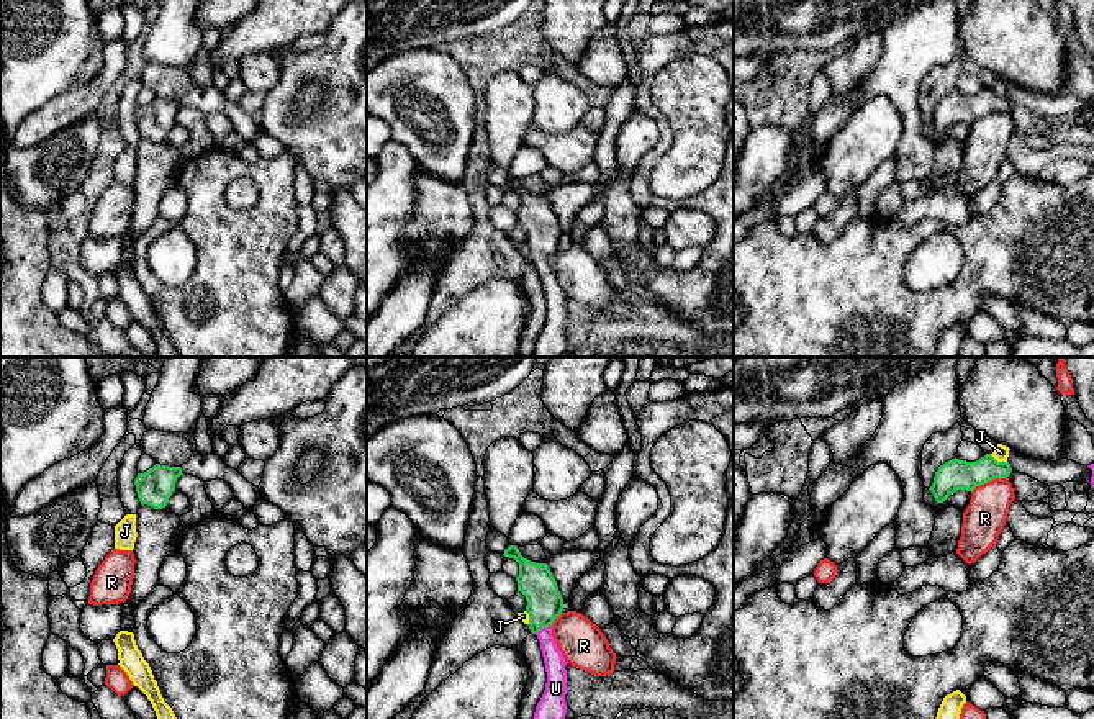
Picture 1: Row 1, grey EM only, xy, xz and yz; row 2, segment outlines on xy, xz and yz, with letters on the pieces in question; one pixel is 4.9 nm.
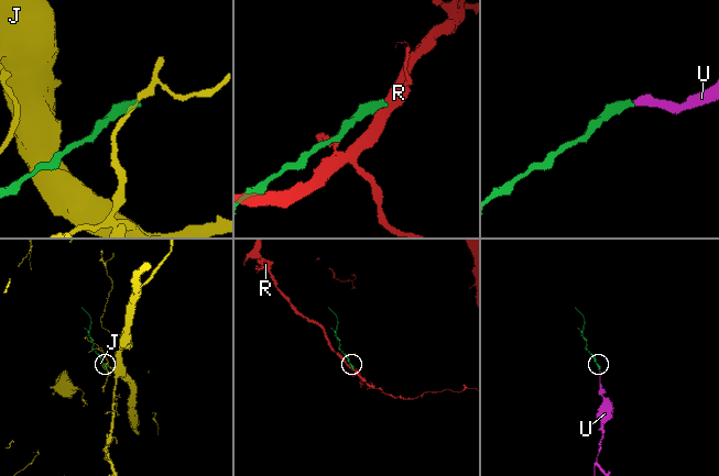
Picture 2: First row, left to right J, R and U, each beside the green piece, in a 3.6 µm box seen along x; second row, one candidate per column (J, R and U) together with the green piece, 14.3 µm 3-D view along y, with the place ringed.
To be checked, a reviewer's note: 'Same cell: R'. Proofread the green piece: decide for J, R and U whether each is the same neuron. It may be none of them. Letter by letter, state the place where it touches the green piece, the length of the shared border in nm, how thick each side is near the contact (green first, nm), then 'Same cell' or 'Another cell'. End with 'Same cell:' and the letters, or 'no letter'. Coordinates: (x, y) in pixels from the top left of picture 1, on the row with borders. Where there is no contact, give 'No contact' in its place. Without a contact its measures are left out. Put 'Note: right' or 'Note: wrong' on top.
Note: wrong
J: Touches green at yz (996, 461). Shared border 100 nm. Thickness 150 nm (green) against 80 nm. Another cell
R: Touches green at yz (988, 480). Shared border 190 nm. Thickness 150 nm (green) against 200 nm. Another cell
U: Touches green at xz (542, 626). Shared border 90 nm. Thickness 180 nm (green) against 100 nm. Same cell
Same cell: U

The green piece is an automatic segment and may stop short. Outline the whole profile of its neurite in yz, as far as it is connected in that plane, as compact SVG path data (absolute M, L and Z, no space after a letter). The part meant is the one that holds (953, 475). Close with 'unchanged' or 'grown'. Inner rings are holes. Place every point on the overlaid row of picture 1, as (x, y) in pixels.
M986 454L976 462L955 457L938 467L929 490L937 503L943 503L958 490L973 491L976 486L994 478L1007 478L1010 472L1009 462L997 462L991 454Z; unchanged

